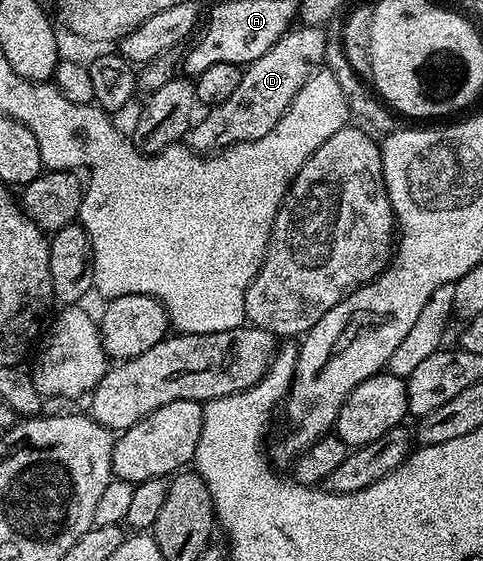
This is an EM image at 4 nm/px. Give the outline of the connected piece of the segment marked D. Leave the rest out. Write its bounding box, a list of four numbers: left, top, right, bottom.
[189,24,327,155]

